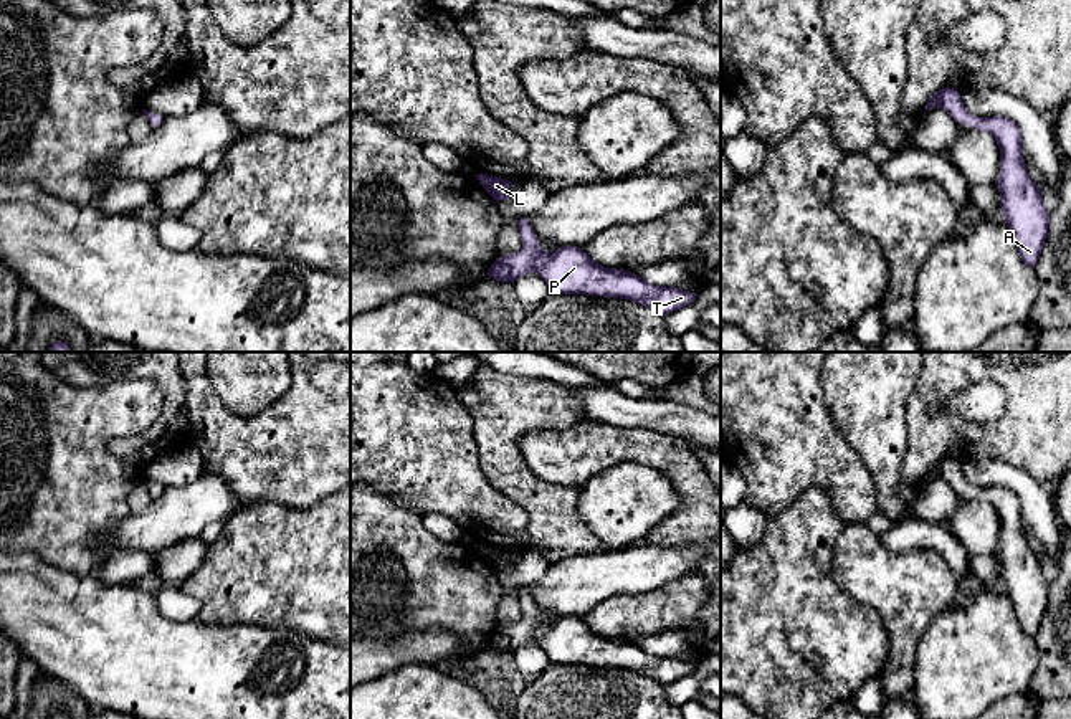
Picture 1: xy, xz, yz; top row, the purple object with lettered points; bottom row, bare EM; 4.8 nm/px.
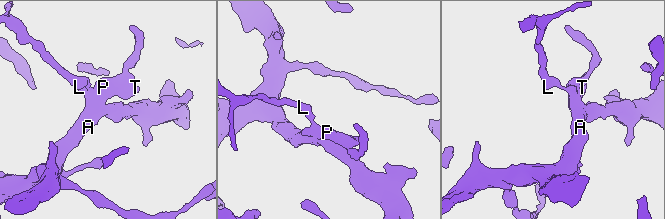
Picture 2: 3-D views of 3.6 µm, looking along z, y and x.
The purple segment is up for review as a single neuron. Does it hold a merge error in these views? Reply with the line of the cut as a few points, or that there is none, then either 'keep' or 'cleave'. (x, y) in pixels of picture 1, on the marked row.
cut none; keep

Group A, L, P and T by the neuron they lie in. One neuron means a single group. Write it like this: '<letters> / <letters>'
A L P T

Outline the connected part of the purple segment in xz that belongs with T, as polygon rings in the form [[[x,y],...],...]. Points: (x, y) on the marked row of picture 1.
[[[529,217],[519,220],[517,230],[522,248],[496,258],[489,278],[514,283],[529,273],[537,273],[550,293],[630,299],[663,316],[696,299],[696,293],[654,286],[631,271],[605,268],[578,246],[560,246],[549,253],[529,226]]]

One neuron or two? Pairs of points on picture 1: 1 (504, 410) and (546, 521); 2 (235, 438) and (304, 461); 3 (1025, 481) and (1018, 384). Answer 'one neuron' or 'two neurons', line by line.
1: one neuron
2: one neuron
3: two neurons

